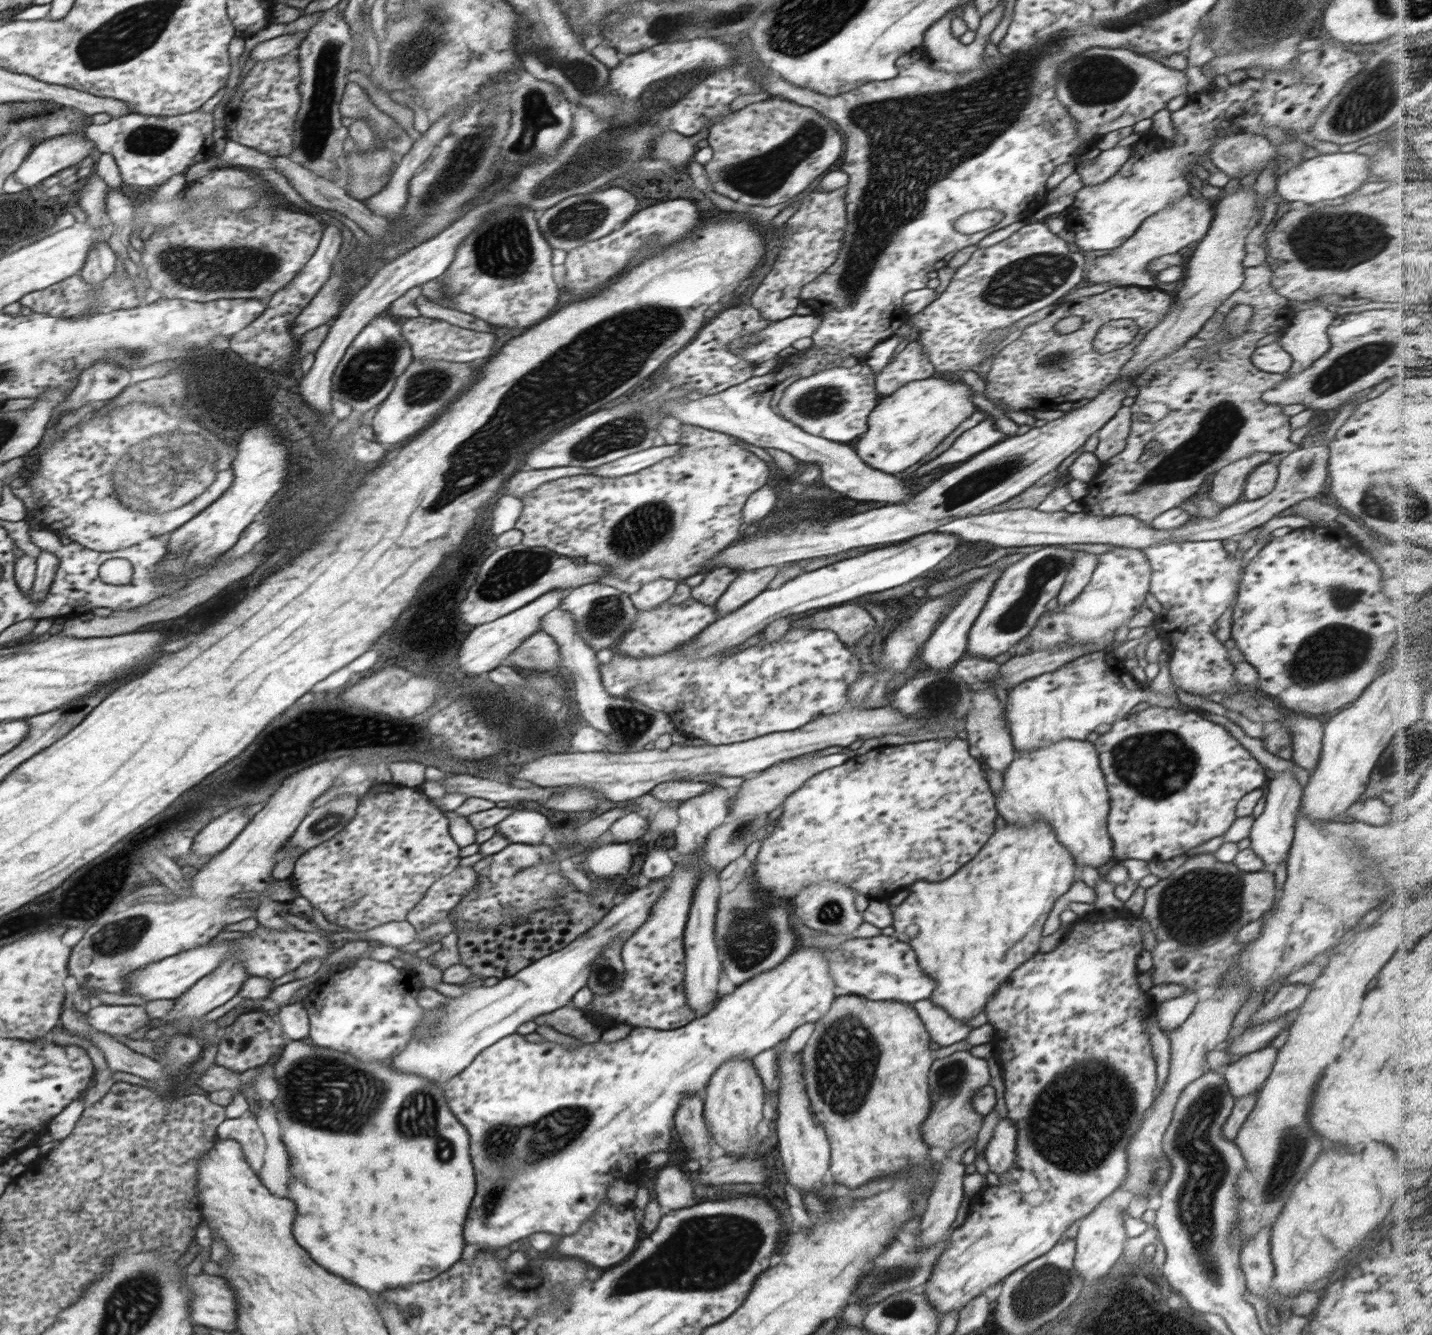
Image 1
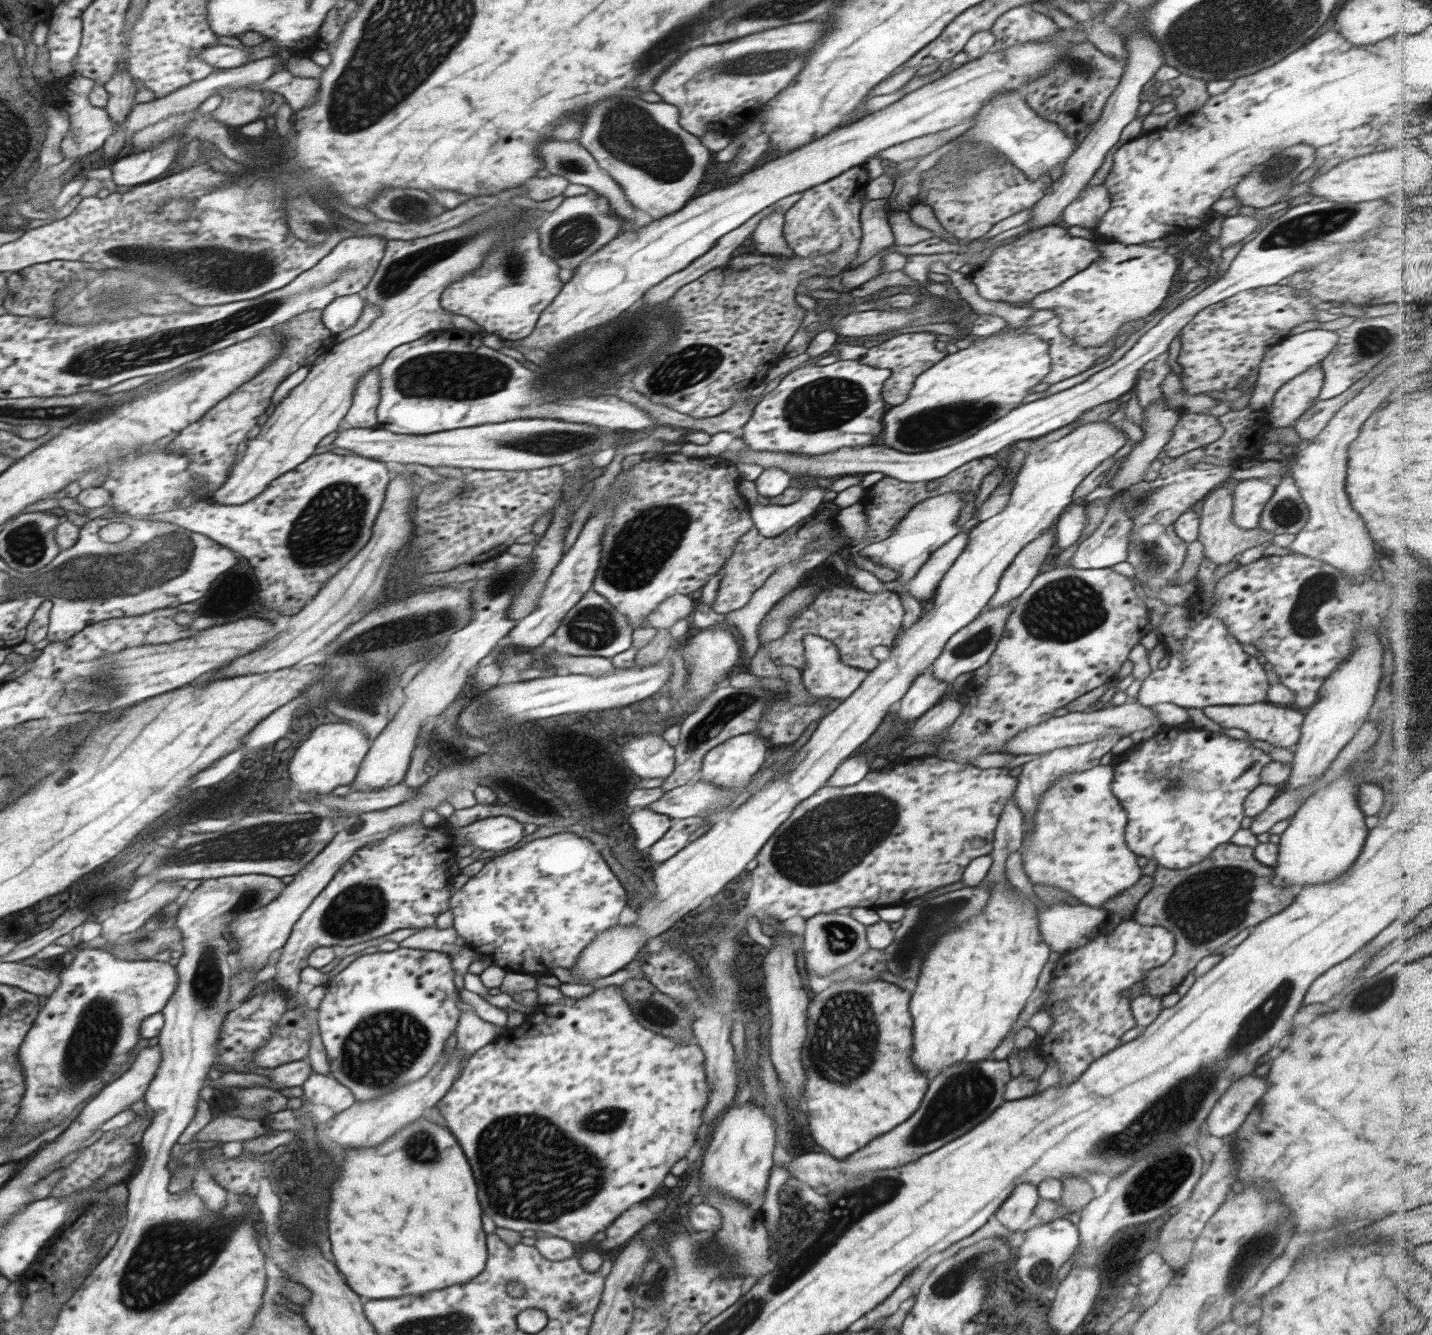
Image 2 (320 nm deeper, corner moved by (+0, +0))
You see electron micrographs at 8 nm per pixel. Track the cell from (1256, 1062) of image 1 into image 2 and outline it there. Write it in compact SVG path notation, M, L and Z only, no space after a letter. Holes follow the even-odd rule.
M1254 1073L1237 1080L1216 1101L1207 1118L1209 1133L1223 1138L1235 1133L1255 1104L1267 1094L1266 1076Z

